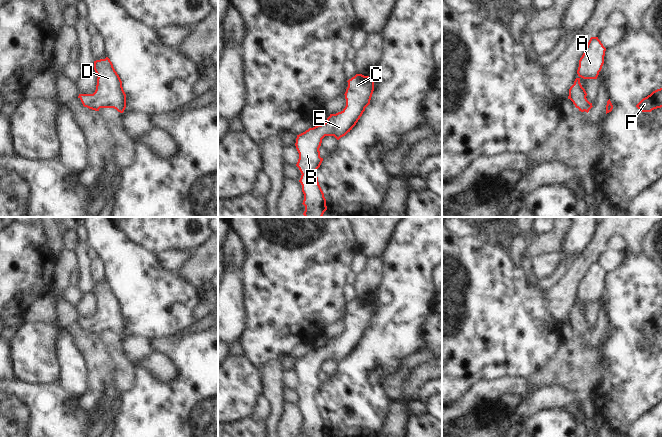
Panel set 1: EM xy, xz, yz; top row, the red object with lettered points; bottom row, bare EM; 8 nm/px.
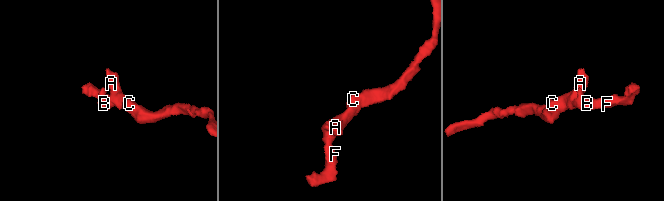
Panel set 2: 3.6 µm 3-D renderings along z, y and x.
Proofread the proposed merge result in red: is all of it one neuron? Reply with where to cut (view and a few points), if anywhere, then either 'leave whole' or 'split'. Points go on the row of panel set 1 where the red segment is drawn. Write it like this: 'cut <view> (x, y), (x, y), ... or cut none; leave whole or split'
cut none; leave whole

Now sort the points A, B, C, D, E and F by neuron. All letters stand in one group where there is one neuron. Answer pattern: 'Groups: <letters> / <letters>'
Groups: A B C D E F

